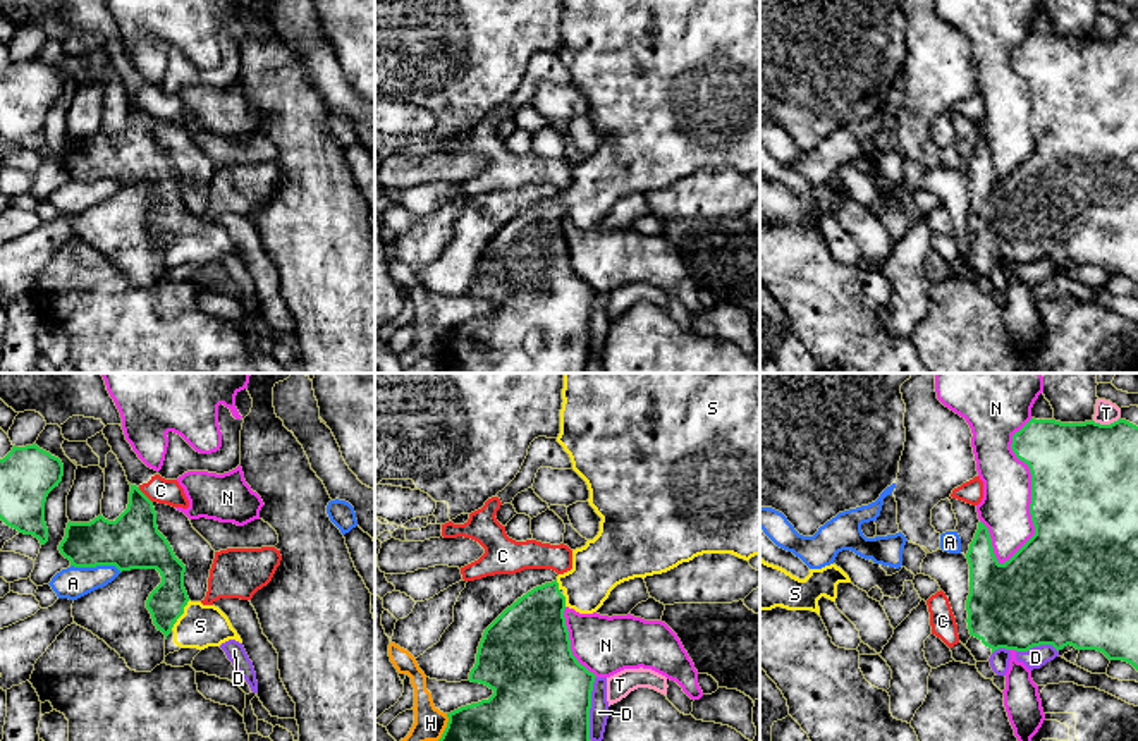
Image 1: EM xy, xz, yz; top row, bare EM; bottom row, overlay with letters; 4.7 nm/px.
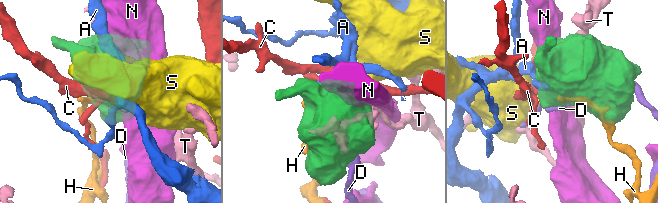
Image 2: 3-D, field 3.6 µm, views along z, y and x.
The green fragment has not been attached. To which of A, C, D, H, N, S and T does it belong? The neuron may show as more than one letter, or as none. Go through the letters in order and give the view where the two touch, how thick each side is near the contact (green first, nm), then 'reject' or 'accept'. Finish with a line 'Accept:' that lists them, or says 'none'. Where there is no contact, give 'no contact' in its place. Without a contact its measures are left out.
A: xy | 260/150 nm | reject
C: xy | 260/120 nm | reject
D: xz | 440/90 nm | reject
H: xz | 200/150 nm | reject
N: yz | 500/240 nm | reject
S: xy | 170/200 nm | accept
T: yz | 480/110 nm | reject
Accept: S

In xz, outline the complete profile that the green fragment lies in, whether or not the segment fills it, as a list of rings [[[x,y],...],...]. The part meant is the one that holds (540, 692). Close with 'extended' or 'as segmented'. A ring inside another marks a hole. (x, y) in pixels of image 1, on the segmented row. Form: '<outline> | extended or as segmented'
[[[564,373],[562,399],[557,442],[569,454],[572,469],[588,485],[588,502],[602,517],[600,531],[584,547],[572,550],[571,571],[517,598],[485,629],[468,681],[488,686],[493,695],[447,713],[449,722],[438,741],[590,741],[591,691],[597,676],[572,655],[564,610],[569,607],[579,614],[593,614],[617,585],[667,573],[703,554],[732,554],[744,560],[760,555],[760,373]]] | extended

